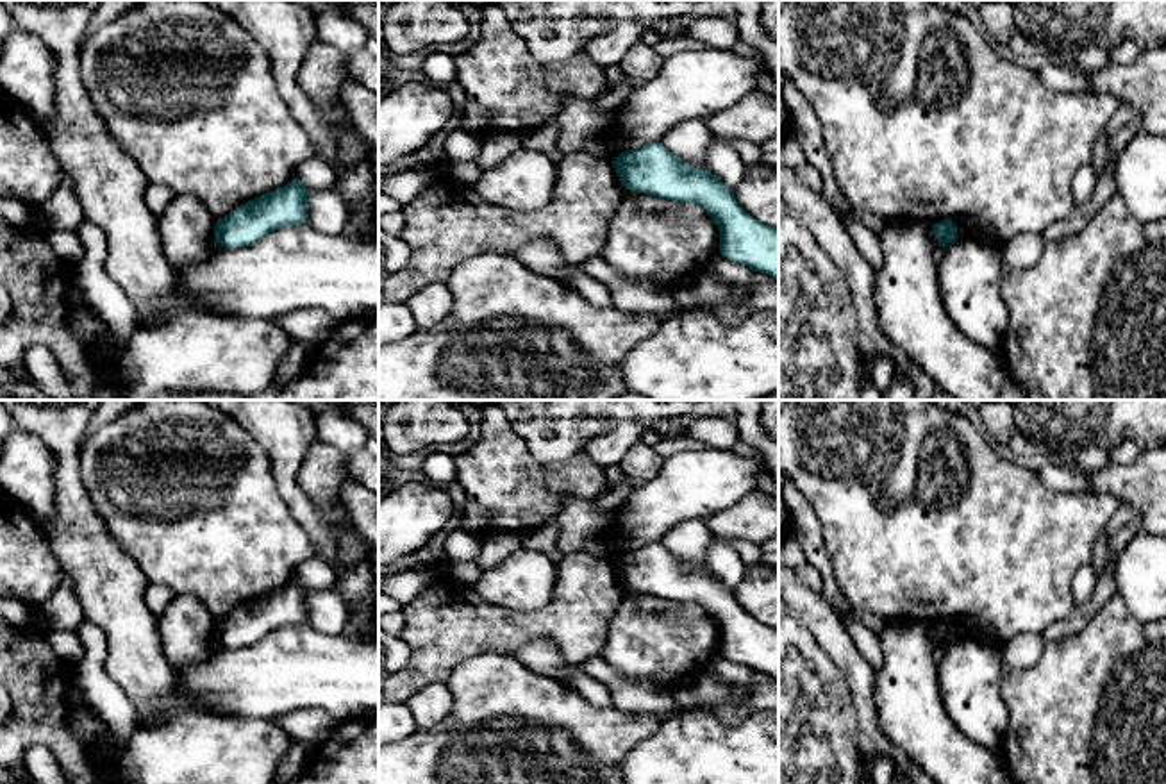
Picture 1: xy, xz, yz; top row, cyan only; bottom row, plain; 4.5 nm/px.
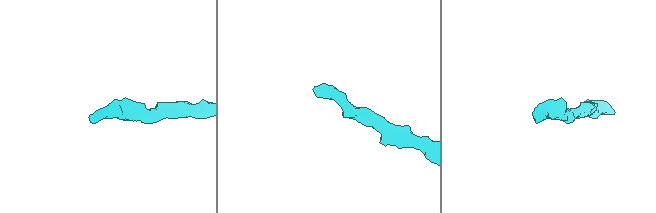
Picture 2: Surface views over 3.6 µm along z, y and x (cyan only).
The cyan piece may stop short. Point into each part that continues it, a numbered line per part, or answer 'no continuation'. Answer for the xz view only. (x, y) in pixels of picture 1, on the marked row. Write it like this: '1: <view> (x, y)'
no continuation

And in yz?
no continuation

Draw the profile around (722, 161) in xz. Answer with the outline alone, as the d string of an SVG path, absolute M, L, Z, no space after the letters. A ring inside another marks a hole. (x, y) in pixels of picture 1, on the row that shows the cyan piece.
M716 138L709 139L707 168L732 191L741 182L741 159L727 141L720 141Z

